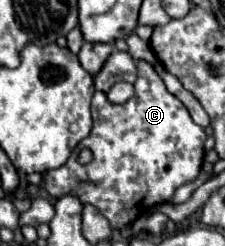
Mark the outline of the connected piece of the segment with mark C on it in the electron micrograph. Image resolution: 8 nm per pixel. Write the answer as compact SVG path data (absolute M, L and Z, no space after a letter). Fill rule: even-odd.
M138 59L136 69L138 69L138 79L134 83L136 91L134 97L122 105L114 105L106 99L106 93L96 91L92 97L94 127L90 135L84 141L80 141L80 145L76 145L64 167L50 169L44 173L44 187L54 199L60 199L64 195L74 195L82 203L98 207L98 211L110 221L112 229L122 229L126 225L132 225L150 207L166 203L178 187L194 181L200 175L204 161L204 139L206 139L204 129L196 125L188 115L186 107L172 93L166 91L162 79L156 75L150 63ZM82 149L92 151L92 161L86 165L78 163L78 155Z

